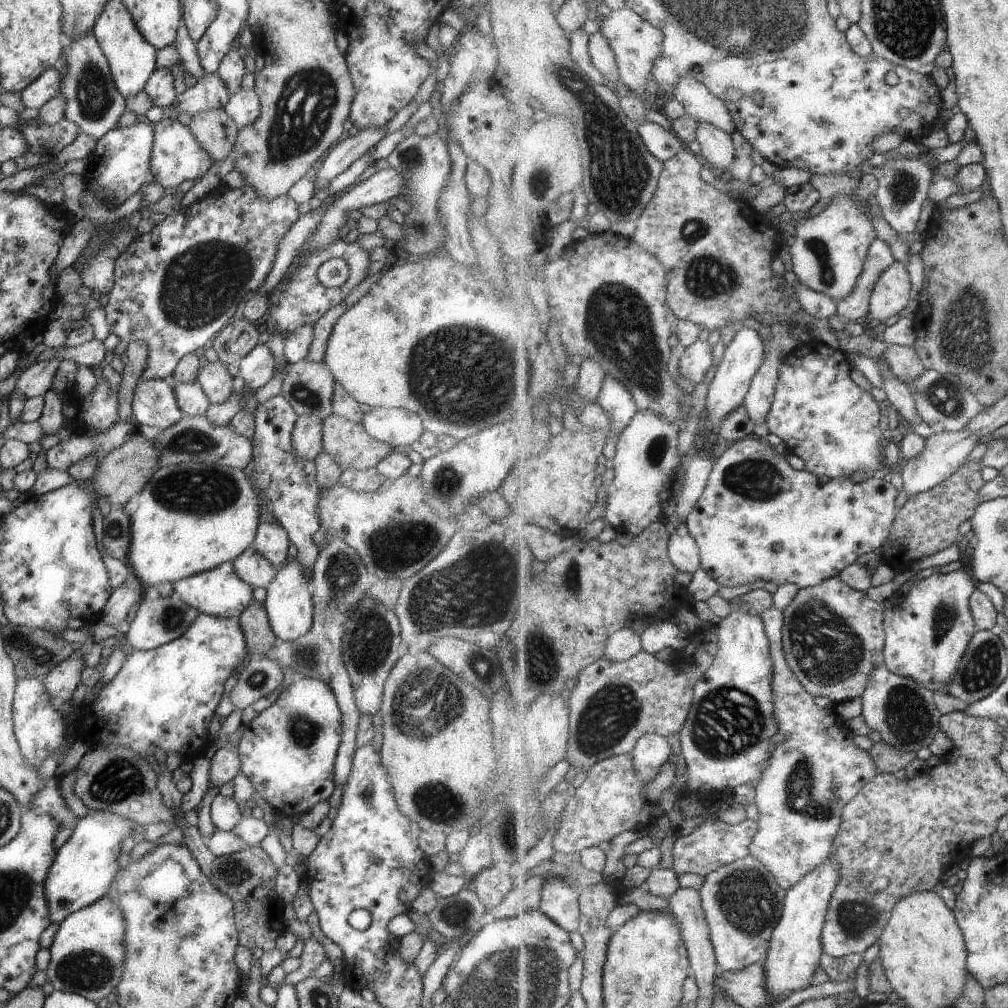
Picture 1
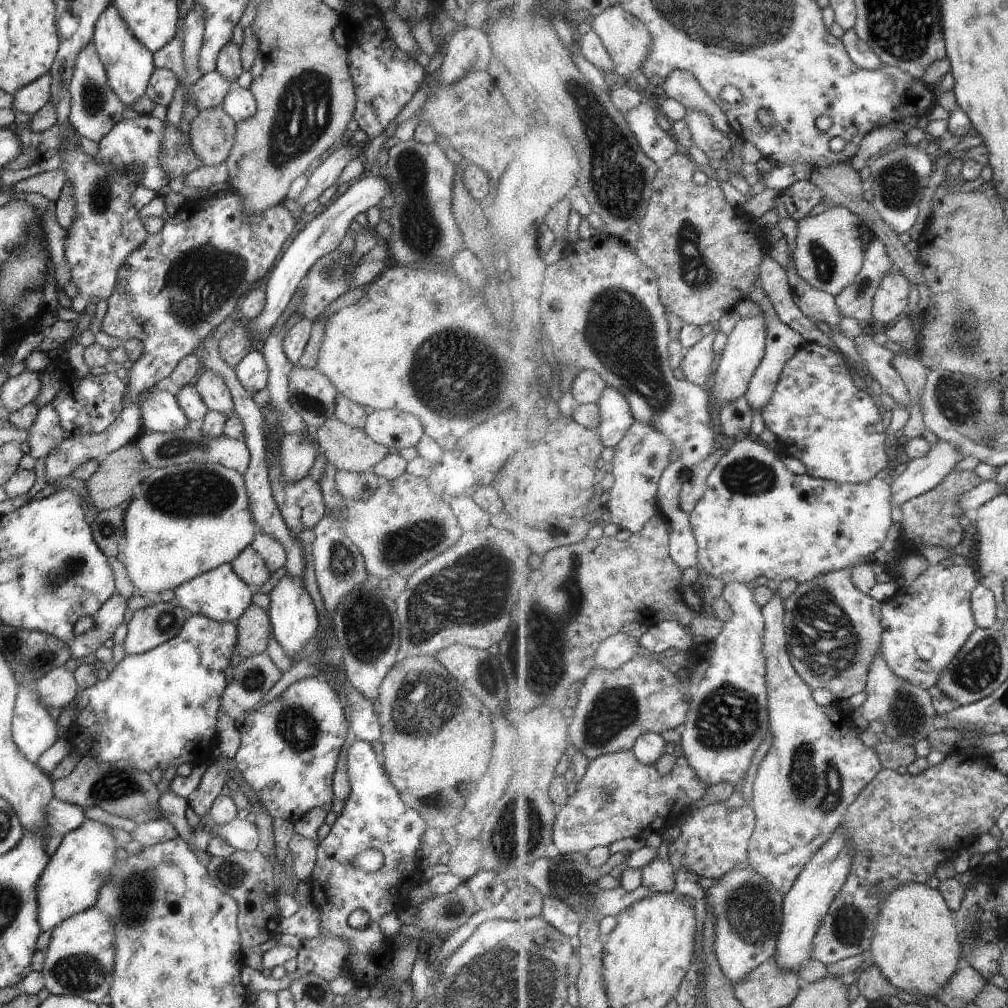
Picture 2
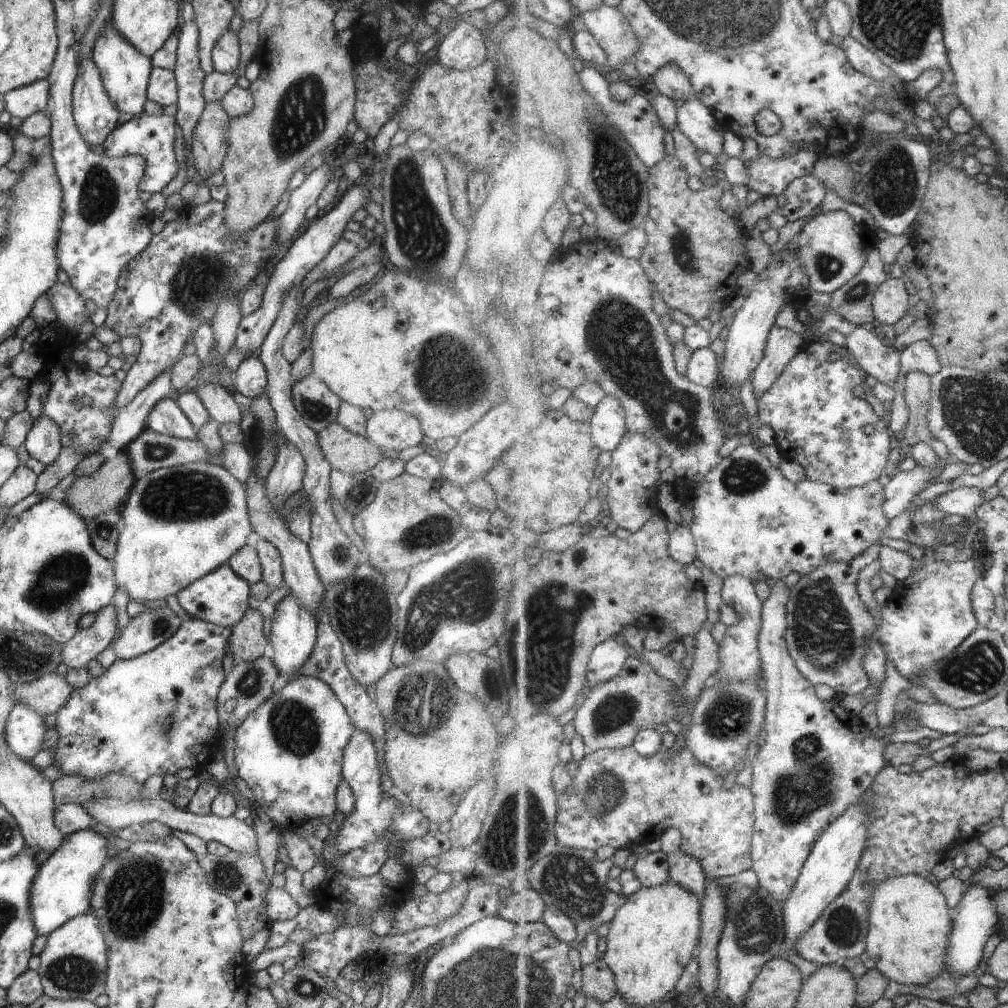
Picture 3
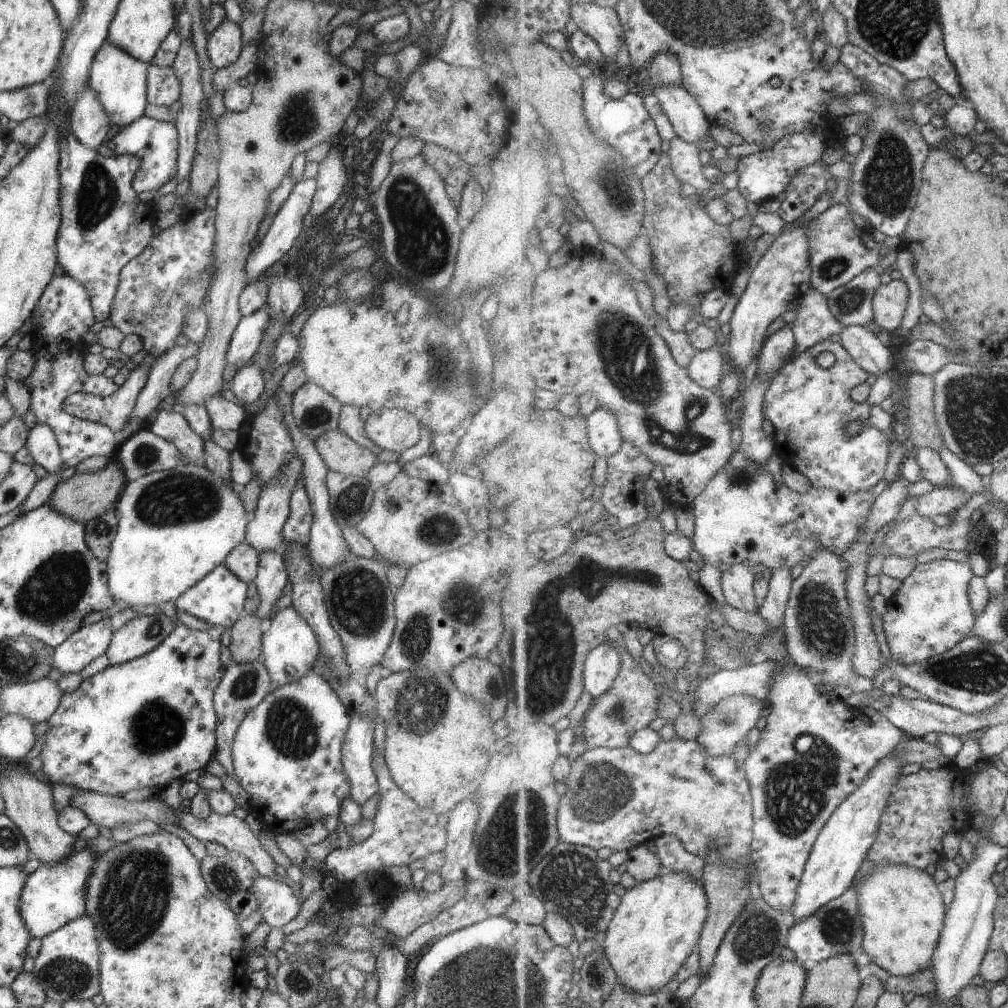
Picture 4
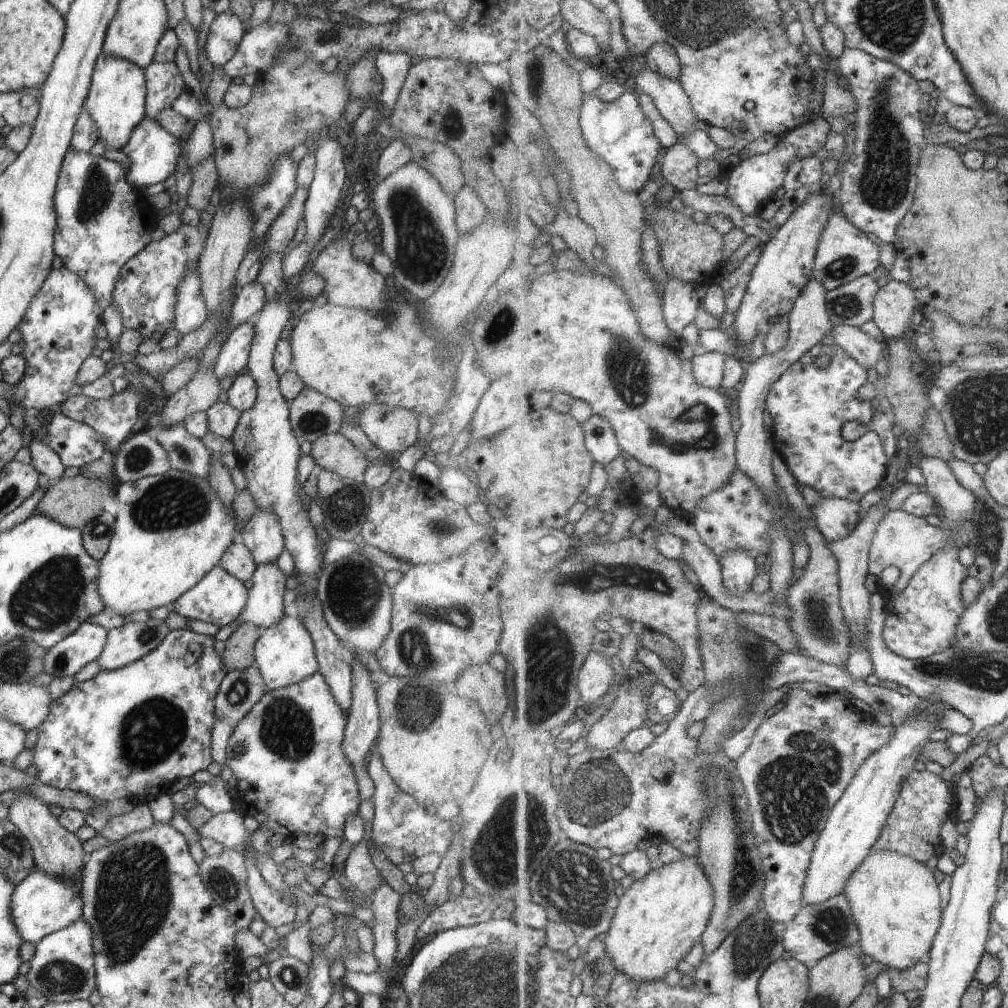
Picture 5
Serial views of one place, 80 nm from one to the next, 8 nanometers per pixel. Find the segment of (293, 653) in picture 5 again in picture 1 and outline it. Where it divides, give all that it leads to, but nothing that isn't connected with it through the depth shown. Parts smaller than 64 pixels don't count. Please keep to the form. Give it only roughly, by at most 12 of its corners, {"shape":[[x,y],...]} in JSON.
{"shape":[[291,554],[262,604],[283,642],[313,624],[305,568]]}

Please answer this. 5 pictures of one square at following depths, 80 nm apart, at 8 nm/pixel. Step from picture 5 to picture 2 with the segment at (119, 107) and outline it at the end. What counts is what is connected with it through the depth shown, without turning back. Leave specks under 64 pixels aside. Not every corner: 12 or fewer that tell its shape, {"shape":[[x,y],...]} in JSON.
{"shape":[[111,3],[95,22],[95,58],[125,108],[143,96],[152,53]]}

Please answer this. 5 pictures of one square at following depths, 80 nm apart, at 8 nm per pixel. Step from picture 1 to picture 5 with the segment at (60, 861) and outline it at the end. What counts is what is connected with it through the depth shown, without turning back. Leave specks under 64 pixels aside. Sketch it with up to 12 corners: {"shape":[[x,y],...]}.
{"shape":[[37,870],[13,886],[21,942],[81,919],[80,882]]}

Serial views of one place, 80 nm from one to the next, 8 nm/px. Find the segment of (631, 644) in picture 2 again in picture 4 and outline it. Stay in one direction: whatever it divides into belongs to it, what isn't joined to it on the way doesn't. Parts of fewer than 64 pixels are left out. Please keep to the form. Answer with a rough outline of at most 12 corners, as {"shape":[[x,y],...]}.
{"shape":[[609,644],[588,654],[583,686],[592,700],[607,694],[622,670]]}

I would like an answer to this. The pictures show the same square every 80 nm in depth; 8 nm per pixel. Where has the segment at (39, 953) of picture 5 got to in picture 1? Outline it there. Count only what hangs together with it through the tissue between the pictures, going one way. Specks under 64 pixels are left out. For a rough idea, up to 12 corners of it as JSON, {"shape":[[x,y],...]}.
{"shape":[[105,895],[60,922],[44,972],[93,1002],[123,970],[121,912]]}

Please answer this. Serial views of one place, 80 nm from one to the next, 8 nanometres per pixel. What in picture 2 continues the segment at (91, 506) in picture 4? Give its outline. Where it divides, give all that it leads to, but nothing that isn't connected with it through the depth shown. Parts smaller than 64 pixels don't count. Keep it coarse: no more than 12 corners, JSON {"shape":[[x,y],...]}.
{"shape":[[134,442],[108,453],[83,480],[85,508],[132,497],[141,460]]}

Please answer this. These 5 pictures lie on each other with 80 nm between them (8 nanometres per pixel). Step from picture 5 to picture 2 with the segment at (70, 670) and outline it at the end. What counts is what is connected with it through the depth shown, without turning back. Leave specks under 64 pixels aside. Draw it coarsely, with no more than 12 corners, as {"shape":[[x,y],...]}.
{"shape":[[114,593],[93,626],[73,636],[69,658],[93,655],[123,620],[125,598]]}

